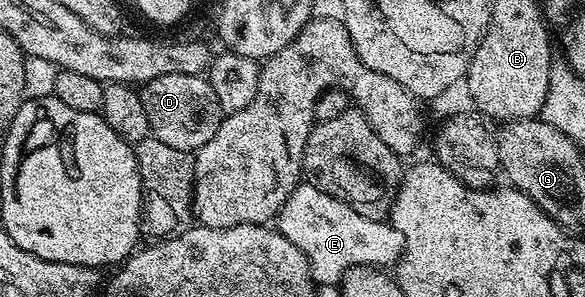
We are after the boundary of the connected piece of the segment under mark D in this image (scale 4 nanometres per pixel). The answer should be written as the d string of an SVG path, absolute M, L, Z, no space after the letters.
M171 73L167 77L155 77L140 88L139 94L147 109L147 121L152 138L171 145L171 149L196 152L219 129L223 112L215 89L211 89L208 78L187 73Z

